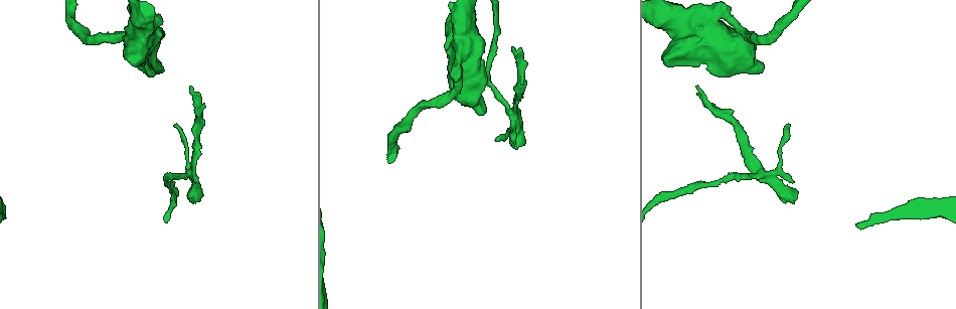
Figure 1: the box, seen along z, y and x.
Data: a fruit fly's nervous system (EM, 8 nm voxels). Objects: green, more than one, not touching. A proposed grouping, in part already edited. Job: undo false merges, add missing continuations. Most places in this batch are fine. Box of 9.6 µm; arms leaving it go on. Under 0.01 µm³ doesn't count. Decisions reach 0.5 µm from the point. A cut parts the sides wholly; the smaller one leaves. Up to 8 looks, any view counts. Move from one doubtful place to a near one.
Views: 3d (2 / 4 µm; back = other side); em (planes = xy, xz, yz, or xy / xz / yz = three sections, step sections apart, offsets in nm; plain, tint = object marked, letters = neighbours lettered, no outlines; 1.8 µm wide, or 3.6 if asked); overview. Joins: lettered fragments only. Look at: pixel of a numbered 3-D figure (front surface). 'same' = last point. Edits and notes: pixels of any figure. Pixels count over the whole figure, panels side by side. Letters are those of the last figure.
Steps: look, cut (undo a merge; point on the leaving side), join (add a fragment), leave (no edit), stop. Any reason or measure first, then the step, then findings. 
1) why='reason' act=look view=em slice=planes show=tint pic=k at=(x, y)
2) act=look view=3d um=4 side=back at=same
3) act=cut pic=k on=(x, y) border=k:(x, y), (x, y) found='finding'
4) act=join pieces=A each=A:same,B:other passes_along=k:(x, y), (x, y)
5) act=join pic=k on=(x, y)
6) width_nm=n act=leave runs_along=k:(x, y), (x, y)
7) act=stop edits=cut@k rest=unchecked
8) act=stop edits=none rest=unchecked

why='thick turns thin' act=look view=em um=3.6 slice=planes show=letters pic=1 at=(714, 22)

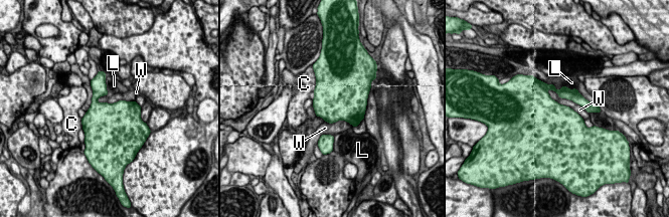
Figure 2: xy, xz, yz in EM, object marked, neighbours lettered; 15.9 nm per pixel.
width_nm=480 longest_contact=L:950nm act=leave each=C:other,L:other,W:other found='one cell here'

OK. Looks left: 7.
why='long arm stops here' act=look view=3d um=2 pic=1 at=(697, 86)

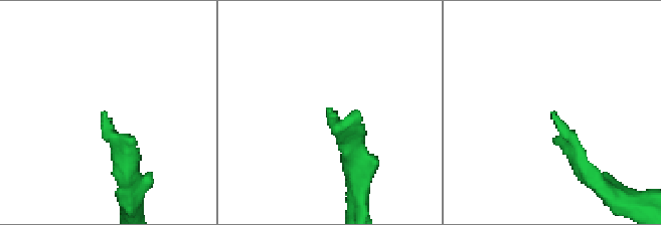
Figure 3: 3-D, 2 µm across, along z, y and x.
why='shape alone is not enough' act=look view=em slice=xy step=16 show=letters pic=3 at=(106, 111)

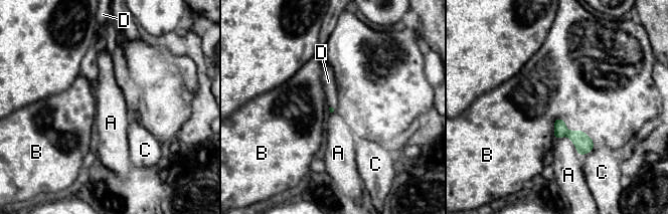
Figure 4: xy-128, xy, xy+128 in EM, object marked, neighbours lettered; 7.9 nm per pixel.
act=look view=em slice=planes show=letters at=same

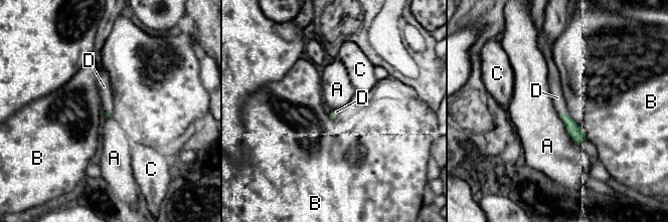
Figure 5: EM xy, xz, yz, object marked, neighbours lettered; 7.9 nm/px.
longest_contact=A:300nm act=join pieces=D each=A:other,B:other,C:other,D:same found='it goes on there'

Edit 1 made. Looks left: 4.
why='four-way junction' act=look view=3d um=2 pic=1 at=(515, 112)

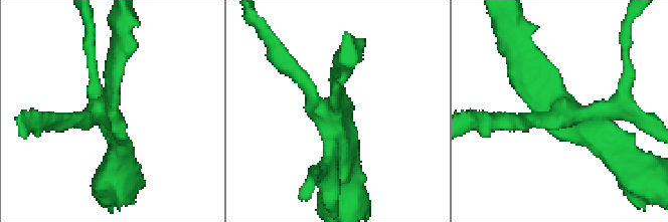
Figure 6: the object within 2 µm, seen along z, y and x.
arms=4 act=look view=em um=3.6 slice=planes show=tint pic=6 at=(333, 113)

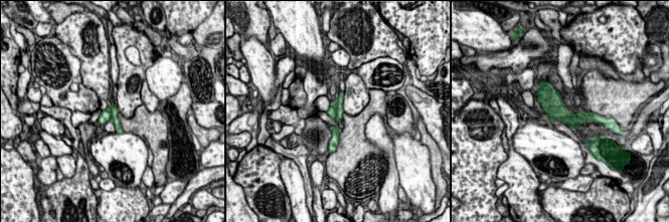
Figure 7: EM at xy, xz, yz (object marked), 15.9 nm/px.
why='see the neighbours' act=look view=em um=3.6 slice=planes show=letters at=same

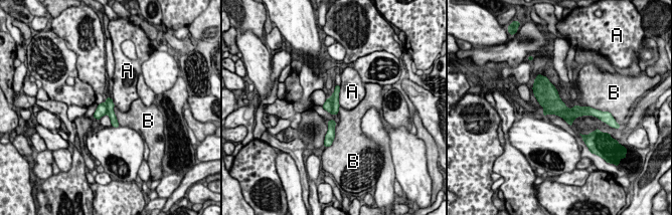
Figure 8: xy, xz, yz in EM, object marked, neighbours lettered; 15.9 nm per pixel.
longest_contact=A:340nm act=cut pic=8 on=(327, 105) each=A:other,B:other border=8:(329, 98), (333, 114) found='a second cell is stuck on'

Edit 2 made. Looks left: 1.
act=stop edits=join@5,cut@8 rest=unchecked

